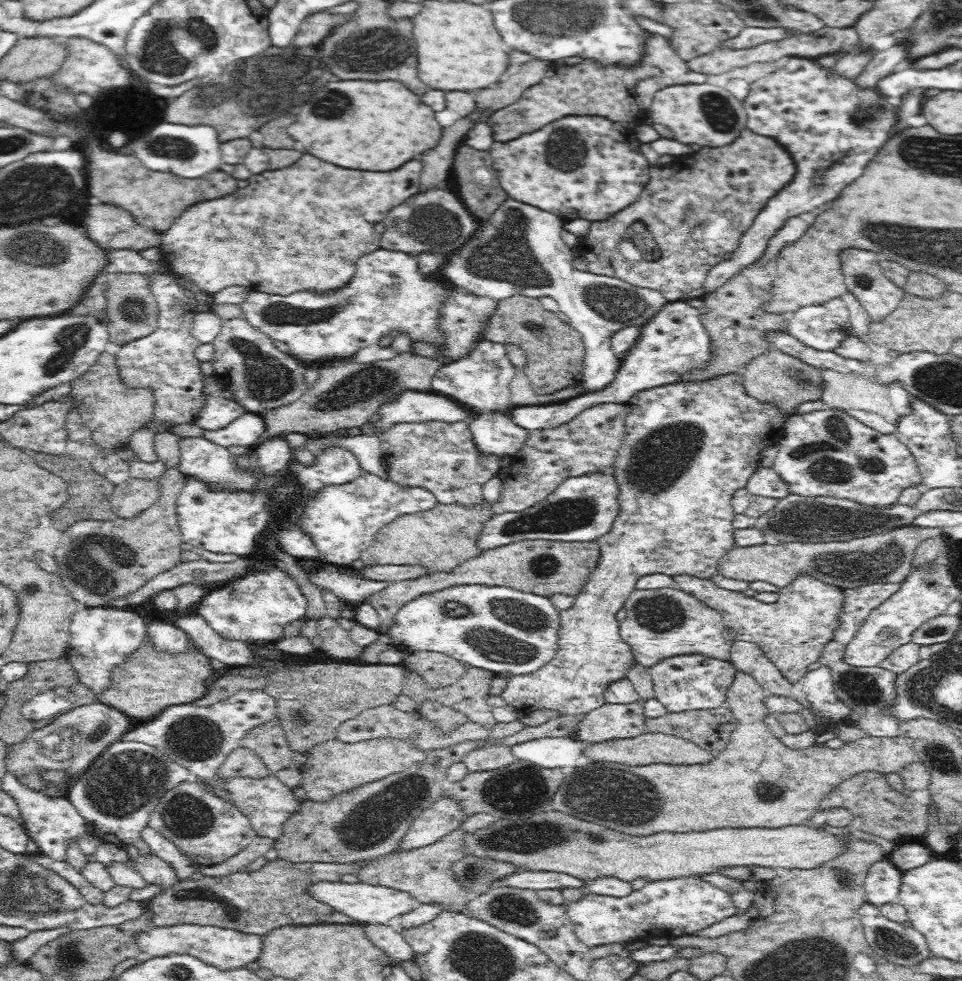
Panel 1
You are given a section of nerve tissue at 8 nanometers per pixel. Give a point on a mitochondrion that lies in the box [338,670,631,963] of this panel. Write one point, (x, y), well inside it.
(542, 834)

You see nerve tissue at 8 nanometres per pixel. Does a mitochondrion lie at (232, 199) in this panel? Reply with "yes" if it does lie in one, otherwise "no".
no

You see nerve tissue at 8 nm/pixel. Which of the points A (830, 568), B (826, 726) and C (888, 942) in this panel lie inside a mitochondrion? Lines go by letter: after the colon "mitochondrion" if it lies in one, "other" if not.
A: mitochondrion
B: other
C: mitochondrion

